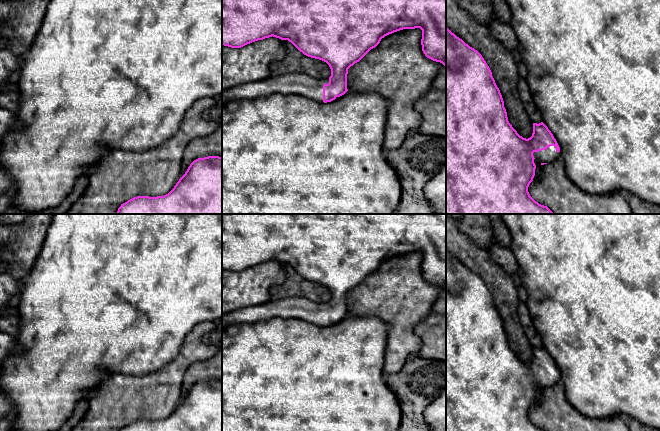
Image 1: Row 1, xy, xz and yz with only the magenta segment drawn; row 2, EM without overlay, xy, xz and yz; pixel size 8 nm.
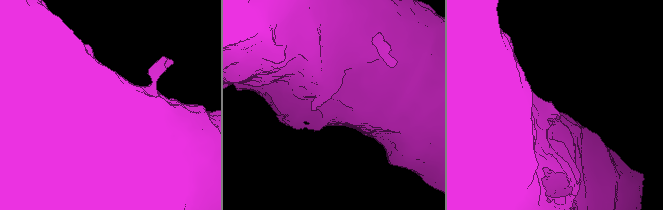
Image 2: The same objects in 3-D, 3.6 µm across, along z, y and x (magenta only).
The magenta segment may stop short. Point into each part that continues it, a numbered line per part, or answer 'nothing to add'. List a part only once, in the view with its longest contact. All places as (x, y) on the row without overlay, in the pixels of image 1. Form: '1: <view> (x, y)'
1: yz (550, 378)

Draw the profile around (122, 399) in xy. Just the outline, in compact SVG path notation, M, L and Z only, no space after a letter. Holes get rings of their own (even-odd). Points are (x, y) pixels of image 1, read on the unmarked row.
M211 321L196 325L186 336L179 355L161 369L142 376L117 373L87 393L88 410L71 431L120 431L137 420L168 418L180 403L185 372L193 363L207 361L217 353L218 343L209 344L207 340L219 326Z

